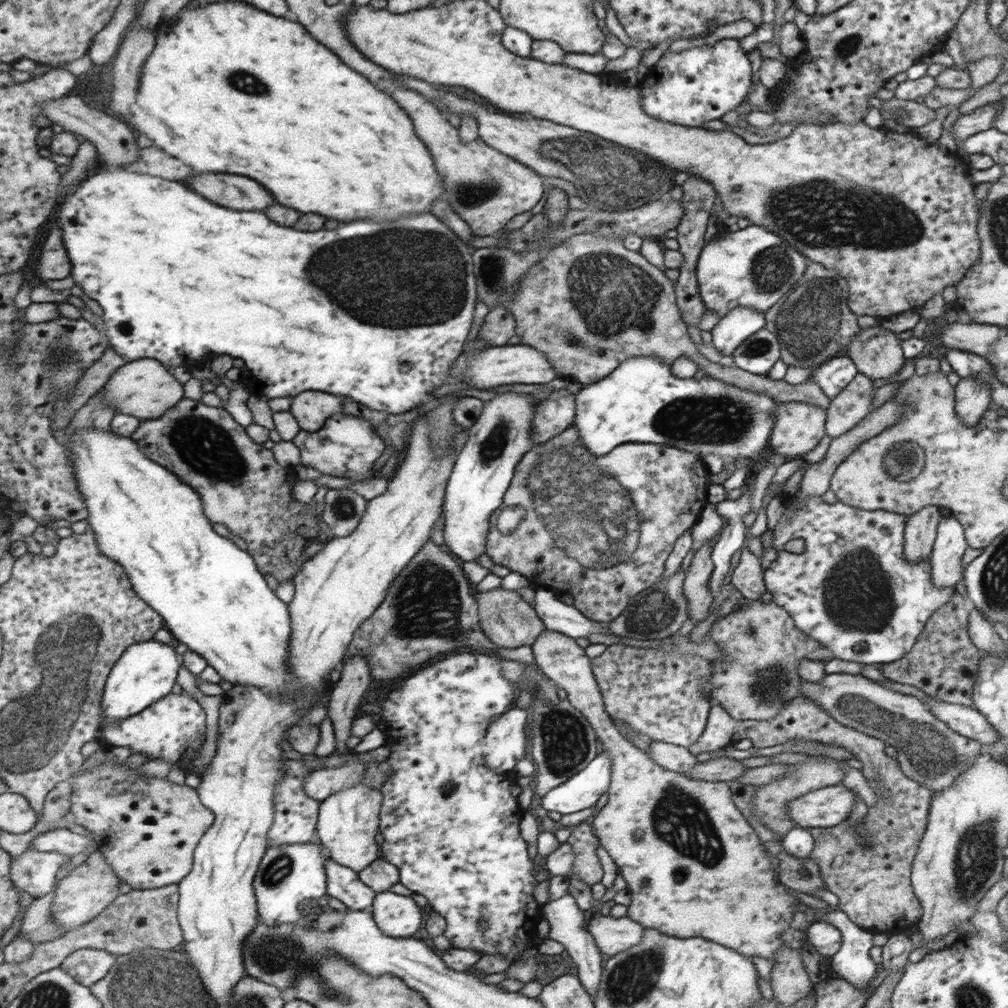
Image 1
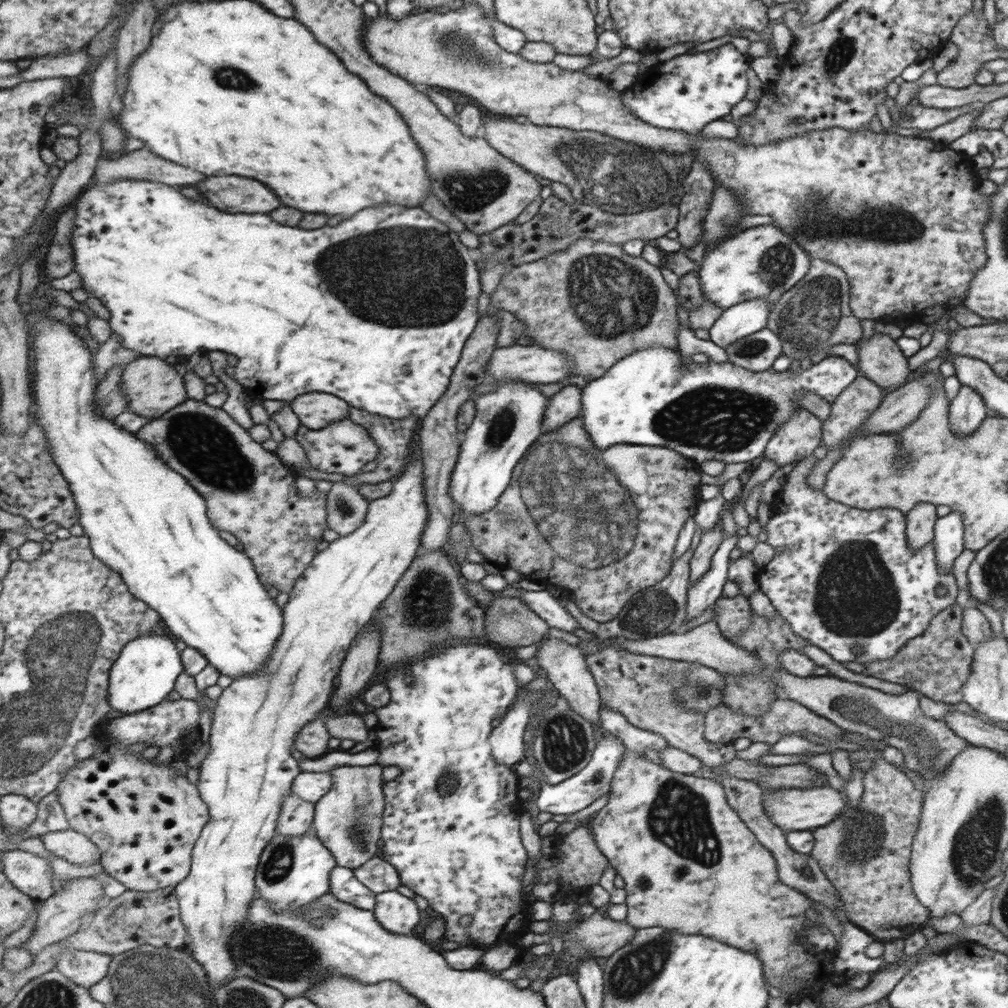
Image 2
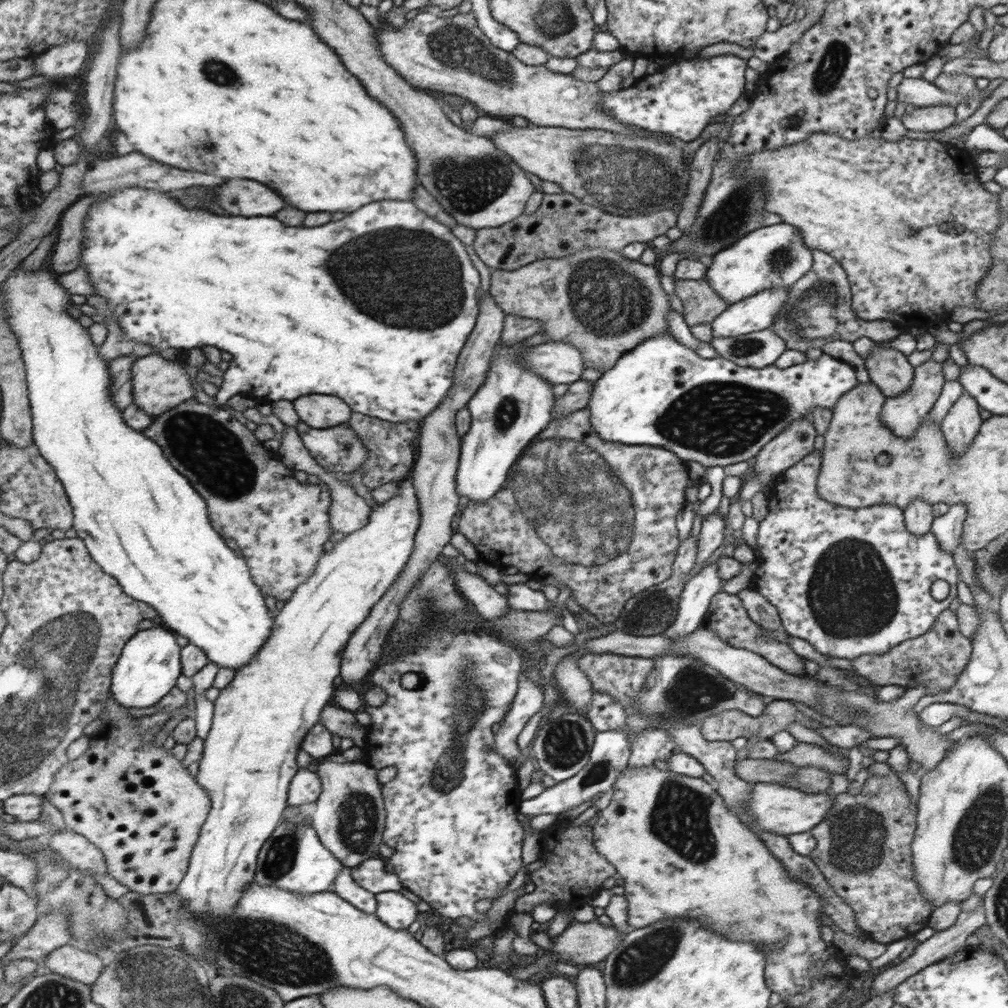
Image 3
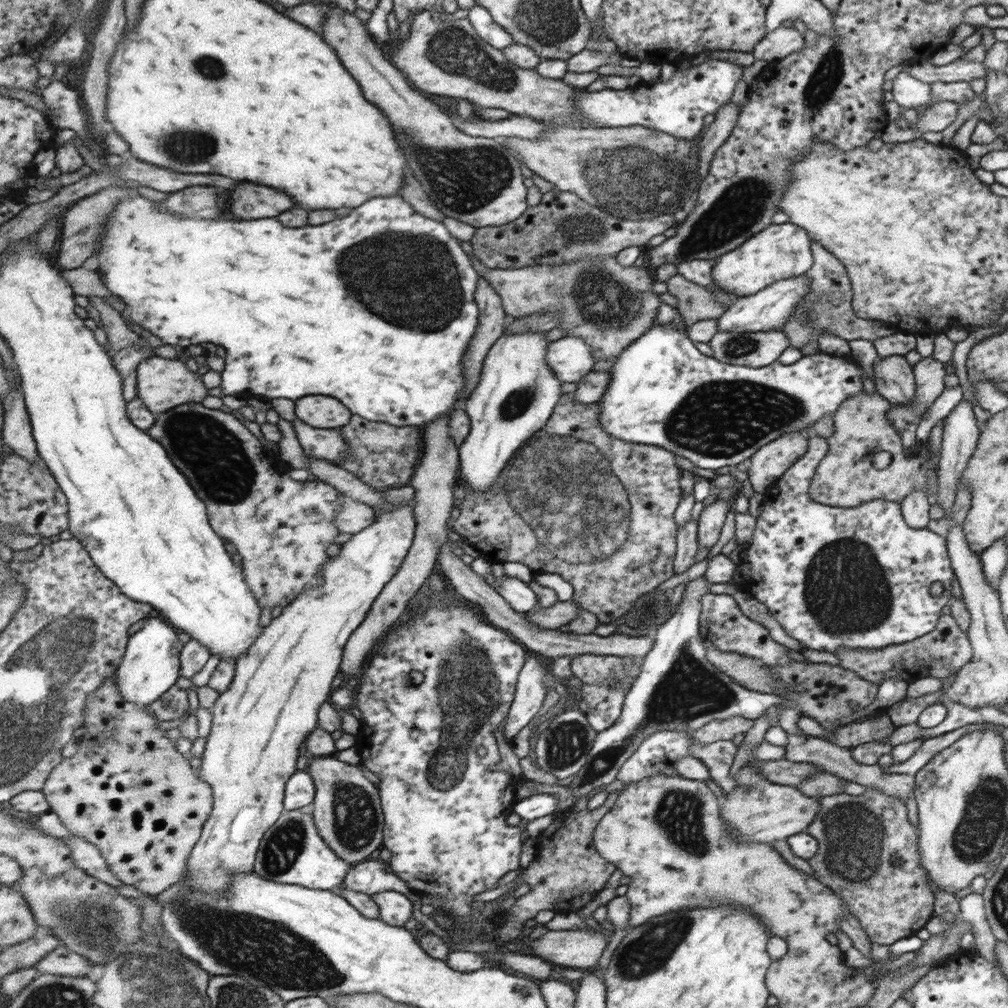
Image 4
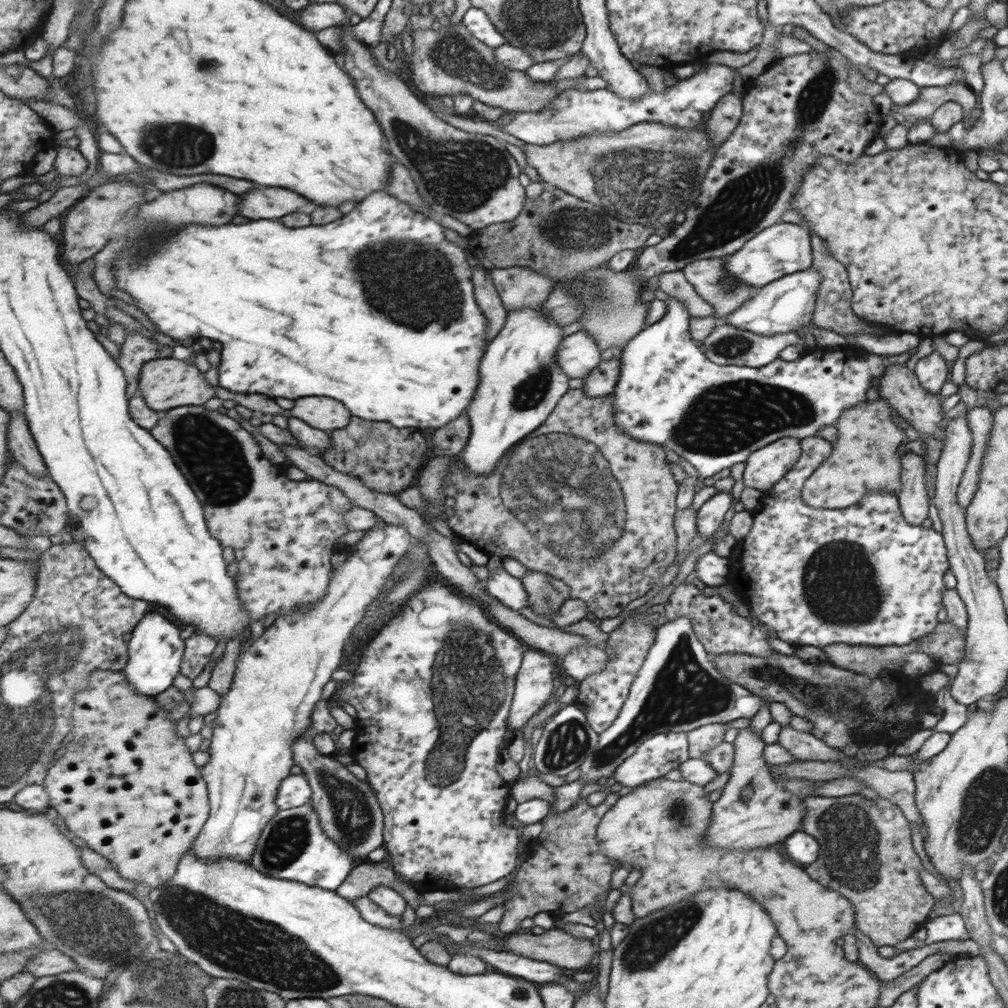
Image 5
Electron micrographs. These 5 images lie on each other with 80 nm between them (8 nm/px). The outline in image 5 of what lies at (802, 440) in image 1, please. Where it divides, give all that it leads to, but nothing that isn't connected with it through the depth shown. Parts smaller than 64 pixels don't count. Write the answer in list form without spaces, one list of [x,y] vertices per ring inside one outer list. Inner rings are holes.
[[[785,437],[756,449],[747,460],[742,473],[745,488],[762,492],[771,489],[799,460],[801,440]]]

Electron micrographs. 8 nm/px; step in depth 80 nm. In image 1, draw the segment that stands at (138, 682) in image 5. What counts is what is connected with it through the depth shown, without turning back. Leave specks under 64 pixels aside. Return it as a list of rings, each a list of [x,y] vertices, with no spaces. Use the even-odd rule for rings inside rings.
[[[149,640],[149,642],[139,642],[129,649],[123,657],[116,662],[109,676],[104,693],[104,719],[101,729],[95,739],[101,748],[101,744],[106,742],[102,735],[107,728],[123,719],[133,715],[143,713],[149,706],[155,705],[157,701],[165,698],[173,692],[175,684],[178,684],[179,671],[183,661],[175,652],[173,646]]]

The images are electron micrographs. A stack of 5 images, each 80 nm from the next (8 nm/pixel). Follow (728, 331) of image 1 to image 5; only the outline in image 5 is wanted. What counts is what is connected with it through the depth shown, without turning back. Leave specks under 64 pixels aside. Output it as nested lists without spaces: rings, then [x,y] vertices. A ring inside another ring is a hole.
[[[813,266],[800,273],[789,274],[771,281],[769,285],[756,289],[754,296],[723,318],[723,322],[764,336],[773,336],[782,332],[795,333],[797,328],[806,326],[812,335],[817,336],[822,330],[812,323],[812,312],[820,282],[821,274],[815,272]]]

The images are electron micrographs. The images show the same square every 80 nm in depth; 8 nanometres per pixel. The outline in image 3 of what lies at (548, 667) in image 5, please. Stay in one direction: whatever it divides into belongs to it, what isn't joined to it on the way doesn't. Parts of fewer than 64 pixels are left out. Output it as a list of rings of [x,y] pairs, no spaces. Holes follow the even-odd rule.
[[[521,676],[521,690],[516,690],[516,693],[517,702],[509,706],[509,712],[505,713],[496,732],[496,754],[506,761],[515,758],[522,766],[525,756],[519,755],[515,738],[529,718],[541,708],[543,692],[539,690],[539,684]]]

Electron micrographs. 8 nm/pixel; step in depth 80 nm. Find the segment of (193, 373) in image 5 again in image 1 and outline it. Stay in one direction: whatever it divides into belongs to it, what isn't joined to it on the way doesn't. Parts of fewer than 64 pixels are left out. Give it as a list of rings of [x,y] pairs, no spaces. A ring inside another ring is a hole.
[[[152,358],[129,361],[112,375],[103,390],[103,404],[107,408],[142,420],[157,420],[163,417],[185,398],[183,384],[173,376],[172,370],[160,360]]]

